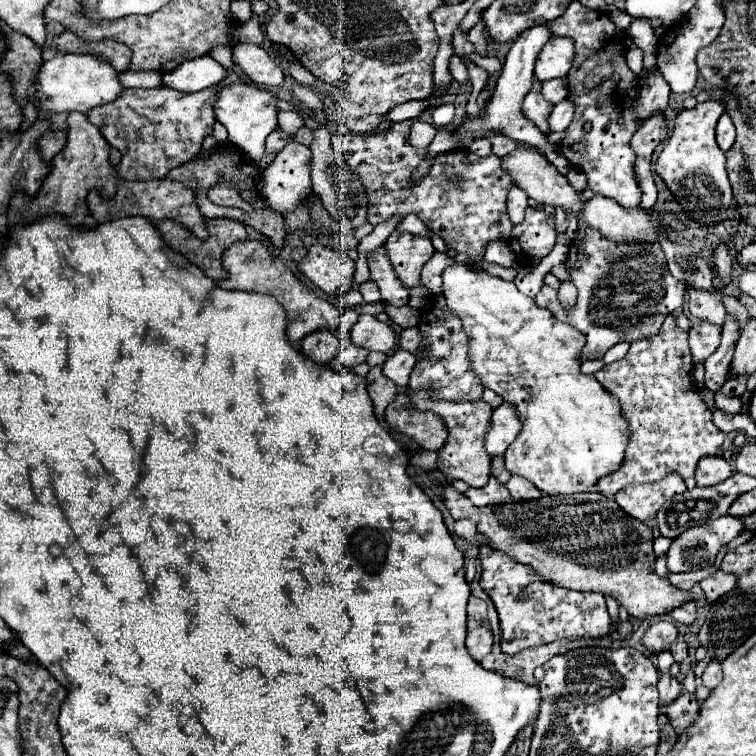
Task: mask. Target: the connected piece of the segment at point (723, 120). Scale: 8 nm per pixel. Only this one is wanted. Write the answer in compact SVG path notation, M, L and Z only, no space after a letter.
M724 112L718 120L718 128L716 128L716 142L718 146L726 152L728 148L732 148L734 144L734 138L736 138L736 128L732 124L732 118Z

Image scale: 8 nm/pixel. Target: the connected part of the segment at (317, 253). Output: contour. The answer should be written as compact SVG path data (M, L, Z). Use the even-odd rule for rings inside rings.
M314 244L308 248L308 256L298 266L320 290L328 294L342 294L354 288L356 264L338 250Z

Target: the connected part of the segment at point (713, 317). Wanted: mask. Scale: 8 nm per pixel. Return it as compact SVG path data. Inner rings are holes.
M690 290L690 300L688 300L688 310L694 318L702 320L702 322L712 322L718 328L724 326L724 318L726 318L726 310L722 306L720 296L710 294L710 292L702 292L702 290Z

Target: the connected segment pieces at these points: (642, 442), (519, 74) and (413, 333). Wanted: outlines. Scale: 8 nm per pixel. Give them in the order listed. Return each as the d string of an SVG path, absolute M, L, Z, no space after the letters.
M668 316L660 332L652 338L630 344L628 354L612 364L602 366L594 378L620 400L622 416L630 426L630 442L624 464L596 482L596 492L616 494L632 482L656 482L666 472L676 470L682 478L694 476L702 456L718 454L724 432L712 422L712 412L702 402L698 388L690 380L694 362L688 348L688 332L680 330L676 316Z
M542 24L540 28L528 28L528 32L522 32L508 56L506 56L506 62L504 62L504 68L502 68L502 74L496 82L496 88L494 88L494 94L490 96L490 102L488 106L482 110L482 114L476 118L476 116L468 116L468 134L460 140L458 148L468 148L472 144L474 138L480 138L484 136L486 130L498 130L510 138L514 138L516 142L526 142L538 150L542 150L542 154L550 160L550 164L554 164L558 168L560 174L566 174L570 168L568 168L568 160L564 158L564 154L560 152L560 148L554 144L548 144L546 136L522 114L522 100L524 96L528 94L528 90L532 88L532 82L534 82L534 64L536 64L536 58L540 54L540 50L544 48L544 44L550 40L552 32L548 32L548 24Z
M418 328L402 330L402 334L400 334L400 348L408 350L408 352L414 352L414 356L418 356L422 350L426 350L420 344L422 344L422 334L420 334Z

